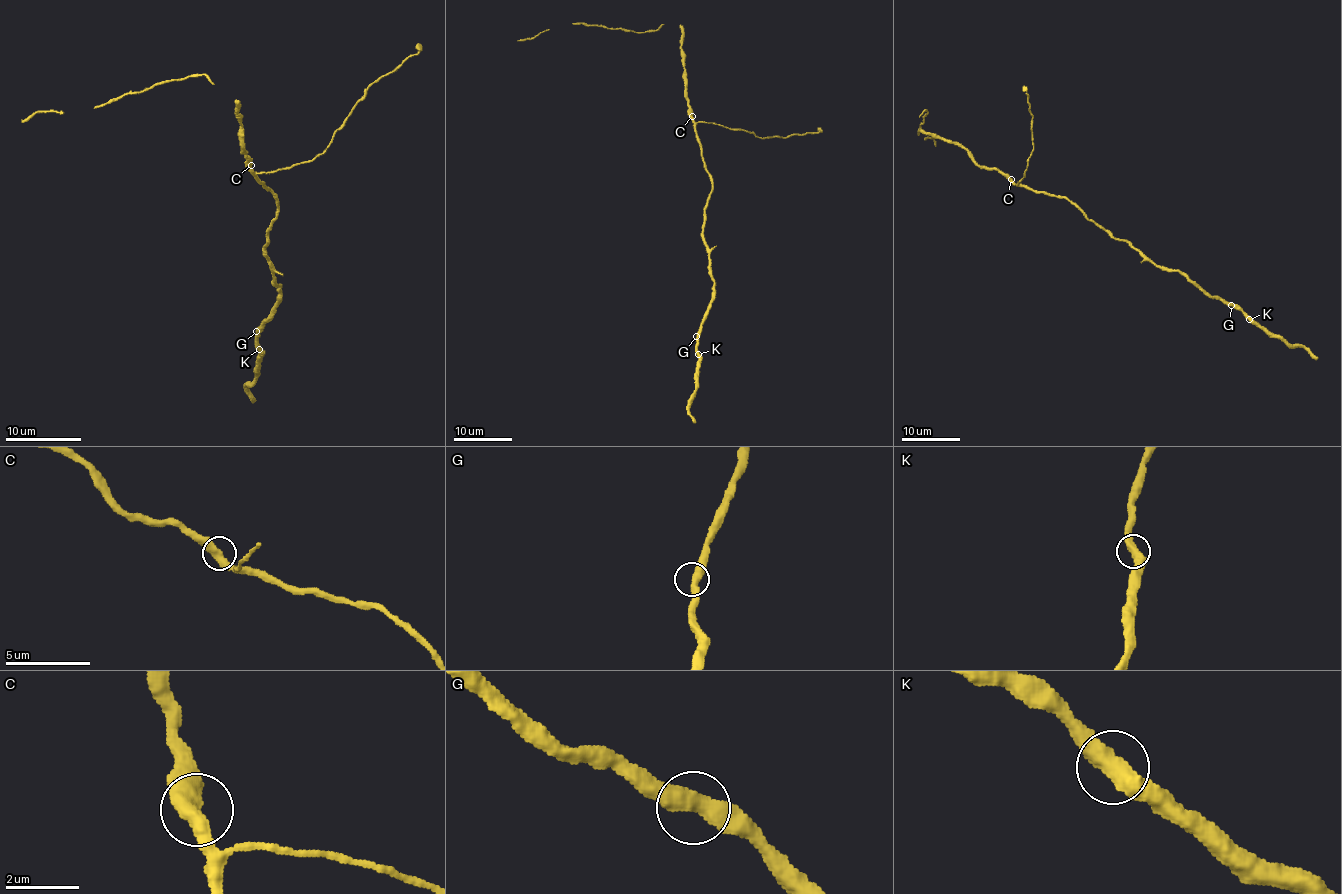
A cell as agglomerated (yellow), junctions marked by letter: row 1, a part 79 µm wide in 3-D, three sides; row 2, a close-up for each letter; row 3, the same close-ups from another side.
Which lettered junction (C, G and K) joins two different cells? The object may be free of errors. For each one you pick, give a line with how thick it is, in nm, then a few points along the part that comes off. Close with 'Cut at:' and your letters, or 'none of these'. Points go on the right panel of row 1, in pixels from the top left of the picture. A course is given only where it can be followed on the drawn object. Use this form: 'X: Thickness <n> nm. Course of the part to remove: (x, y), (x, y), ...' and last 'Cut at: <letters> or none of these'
K: Thickness 480 nm. Course of the part to remove: (1249, 318), (1291, 344), (1307, 347), (1317, 358)
Cut at: K

